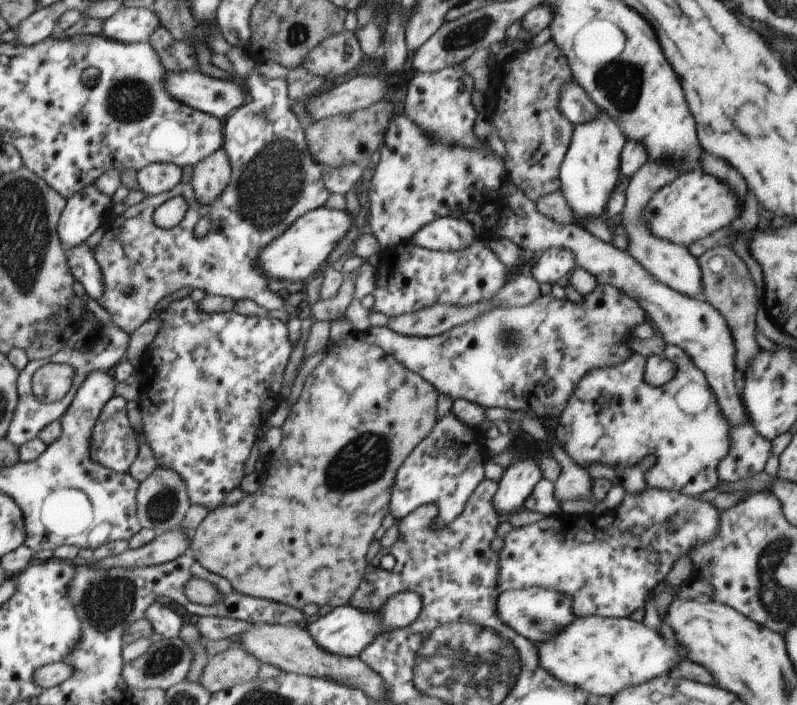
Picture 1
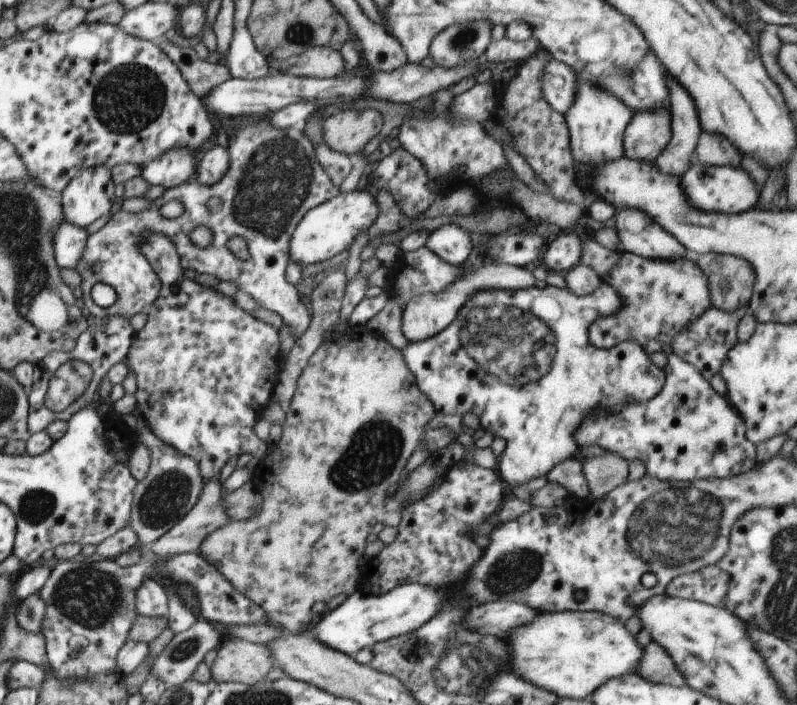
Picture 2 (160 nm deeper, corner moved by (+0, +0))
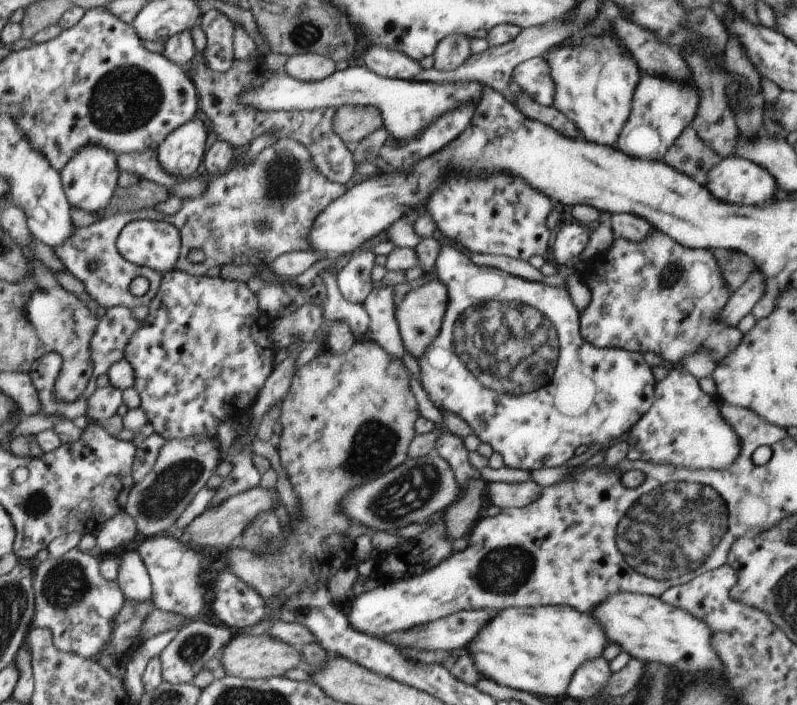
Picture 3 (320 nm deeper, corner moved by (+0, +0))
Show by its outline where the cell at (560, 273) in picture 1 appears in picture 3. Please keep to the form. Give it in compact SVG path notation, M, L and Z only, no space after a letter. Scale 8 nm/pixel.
M560 224L554 242L554 256L560 268L569 260L580 259L581 252L586 248L591 231L588 227L574 224Z

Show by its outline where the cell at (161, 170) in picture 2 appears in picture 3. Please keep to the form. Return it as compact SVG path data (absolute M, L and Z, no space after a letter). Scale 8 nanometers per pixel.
M194 118L173 130L158 146L157 160L170 174L194 178L202 172L206 127Z

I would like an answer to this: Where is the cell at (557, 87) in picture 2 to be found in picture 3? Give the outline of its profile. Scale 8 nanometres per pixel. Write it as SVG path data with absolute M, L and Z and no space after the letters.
M531 58L514 68L511 82L514 87L542 106L554 104L555 86L550 76L550 67L543 58Z

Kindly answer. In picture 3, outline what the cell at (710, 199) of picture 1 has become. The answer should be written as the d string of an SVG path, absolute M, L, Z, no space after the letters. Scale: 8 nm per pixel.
M730 156L710 170L706 188L730 204L764 204L774 196L776 180L758 164Z

